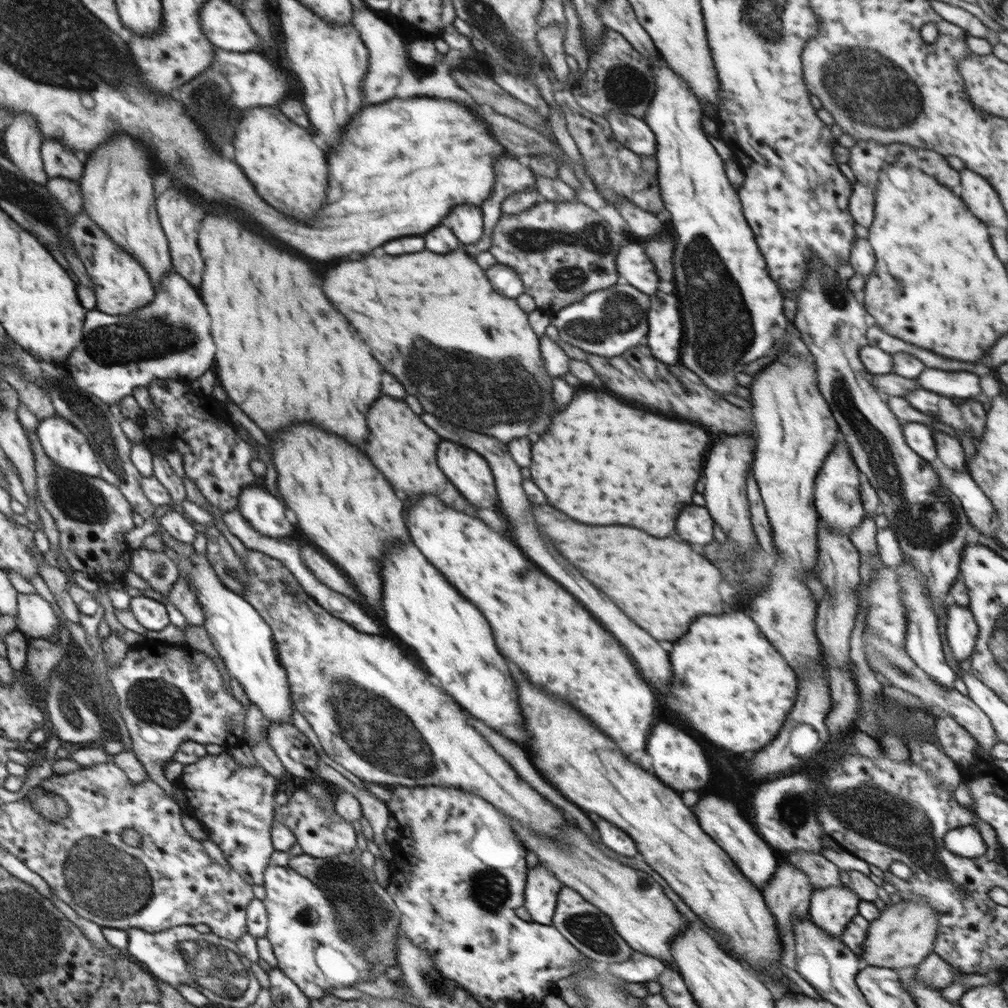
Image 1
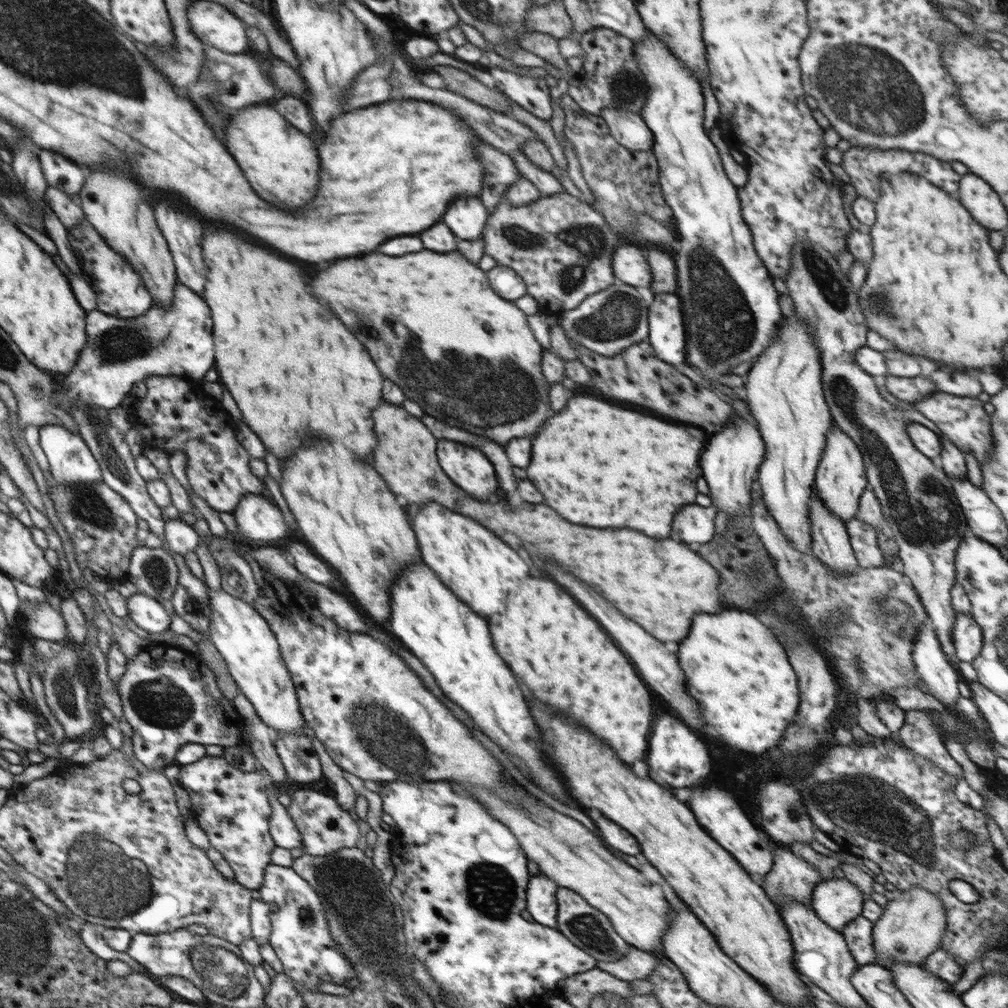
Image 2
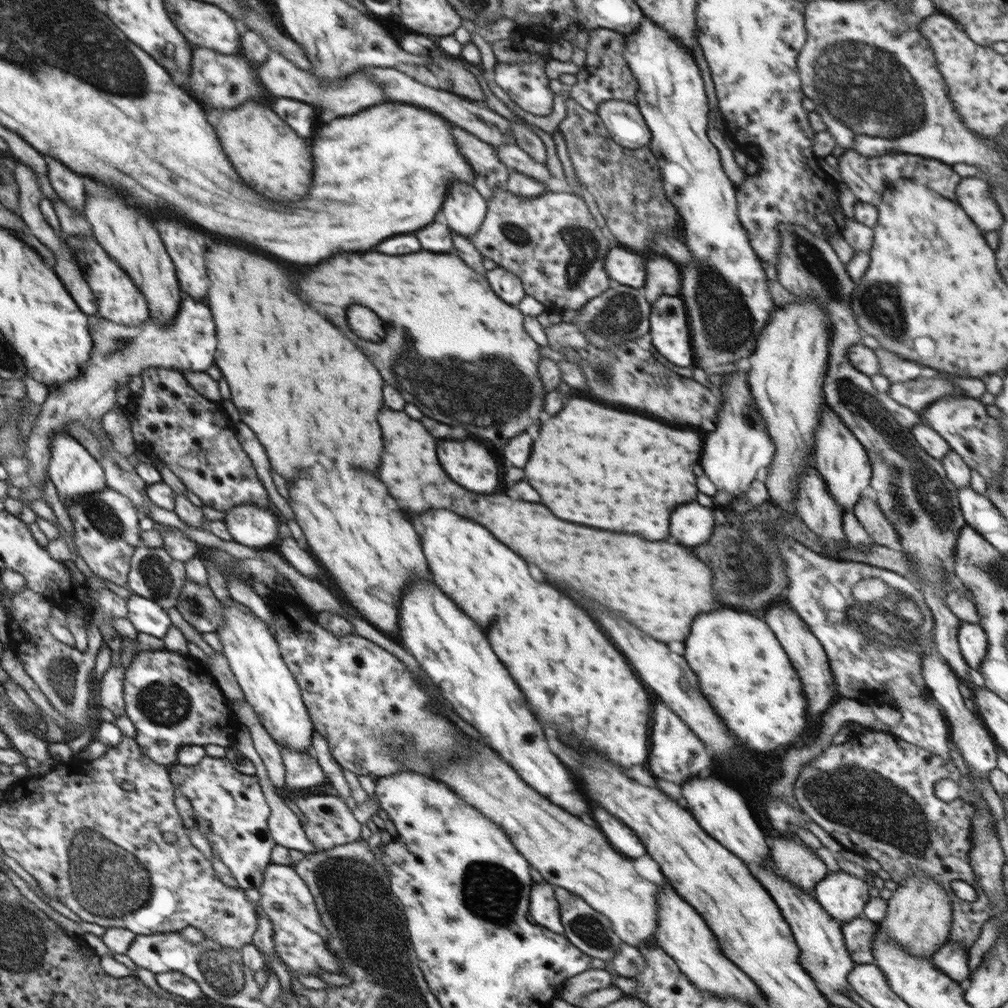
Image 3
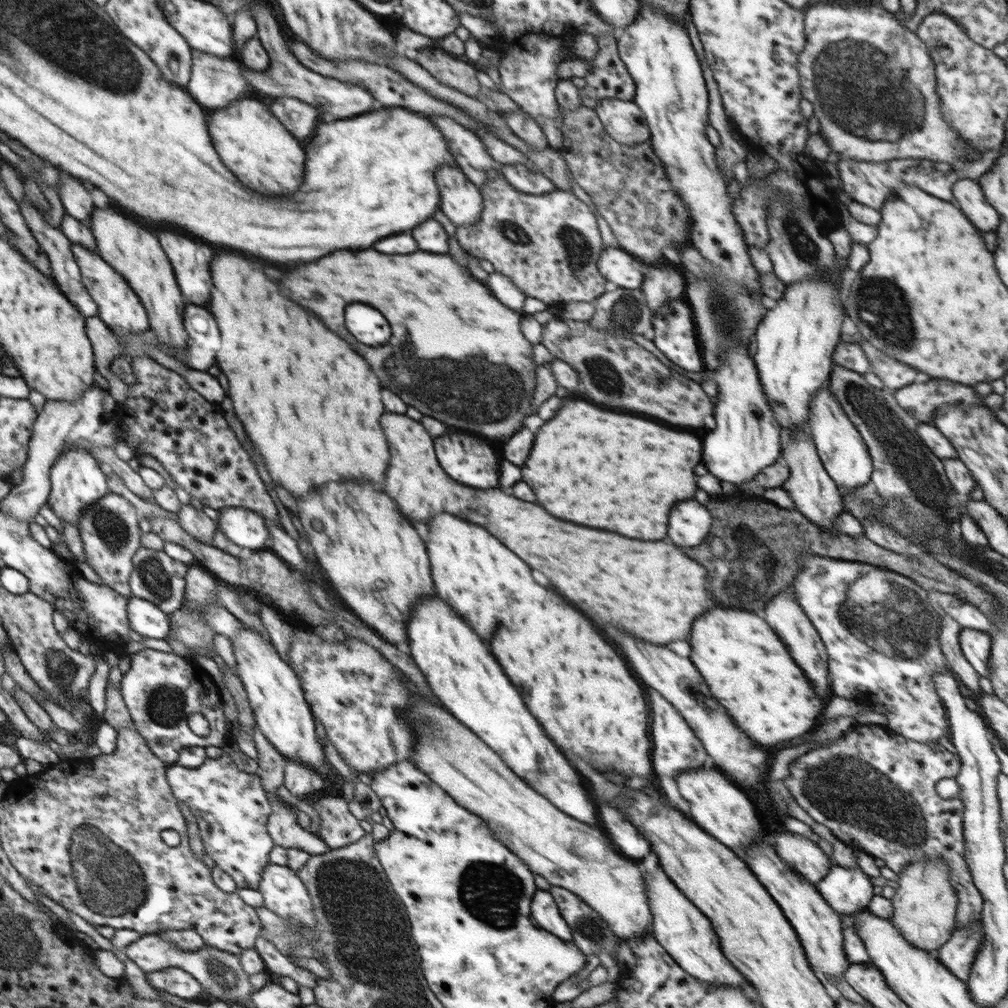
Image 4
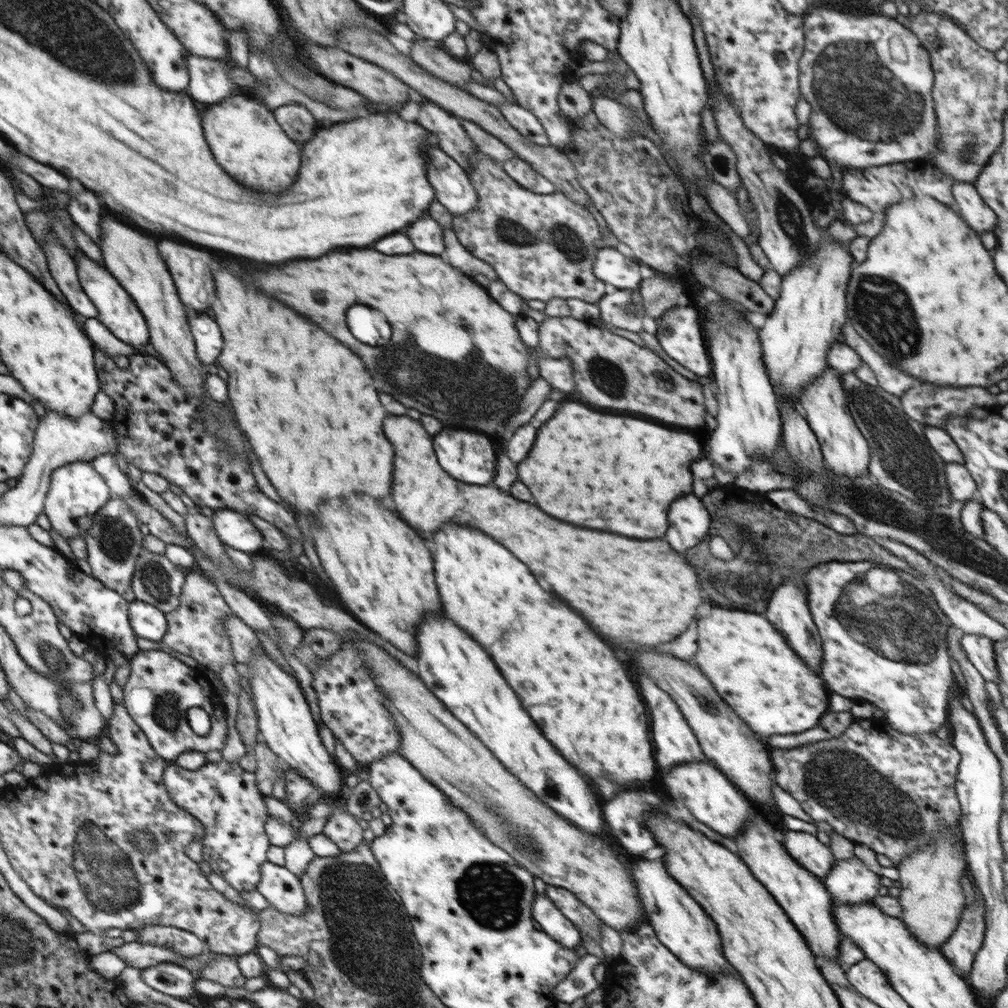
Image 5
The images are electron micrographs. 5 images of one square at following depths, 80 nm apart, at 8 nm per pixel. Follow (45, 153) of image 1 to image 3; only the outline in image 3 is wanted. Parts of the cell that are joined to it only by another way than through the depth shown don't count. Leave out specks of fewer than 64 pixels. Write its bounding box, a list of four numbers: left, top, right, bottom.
[46,156,87,213]

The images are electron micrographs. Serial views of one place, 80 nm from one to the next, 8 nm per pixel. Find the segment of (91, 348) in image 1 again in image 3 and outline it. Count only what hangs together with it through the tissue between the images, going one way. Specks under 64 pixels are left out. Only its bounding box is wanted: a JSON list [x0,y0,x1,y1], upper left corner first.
[22,294,216,502]

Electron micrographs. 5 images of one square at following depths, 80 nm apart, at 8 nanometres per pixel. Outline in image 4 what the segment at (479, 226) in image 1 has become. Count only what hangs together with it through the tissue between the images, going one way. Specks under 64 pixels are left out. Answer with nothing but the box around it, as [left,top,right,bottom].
[436,166,483,225]

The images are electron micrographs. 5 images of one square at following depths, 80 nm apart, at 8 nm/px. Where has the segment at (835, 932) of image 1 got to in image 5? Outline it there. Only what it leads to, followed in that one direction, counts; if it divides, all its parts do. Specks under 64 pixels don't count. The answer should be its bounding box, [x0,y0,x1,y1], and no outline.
[822,856,882,905]

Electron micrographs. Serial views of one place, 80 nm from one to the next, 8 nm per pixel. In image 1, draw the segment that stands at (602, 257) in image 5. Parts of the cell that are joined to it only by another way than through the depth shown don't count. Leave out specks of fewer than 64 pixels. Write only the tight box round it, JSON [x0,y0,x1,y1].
[615,242,659,295]

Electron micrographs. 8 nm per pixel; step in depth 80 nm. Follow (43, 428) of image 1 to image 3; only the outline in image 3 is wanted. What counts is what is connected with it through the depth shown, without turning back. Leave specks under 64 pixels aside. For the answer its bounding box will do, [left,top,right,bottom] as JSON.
[49,432,107,508]

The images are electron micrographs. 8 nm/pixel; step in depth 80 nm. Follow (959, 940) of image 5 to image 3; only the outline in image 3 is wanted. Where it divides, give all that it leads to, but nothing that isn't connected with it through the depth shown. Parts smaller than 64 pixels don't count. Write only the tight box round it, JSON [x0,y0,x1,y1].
[930,942,971,985]

